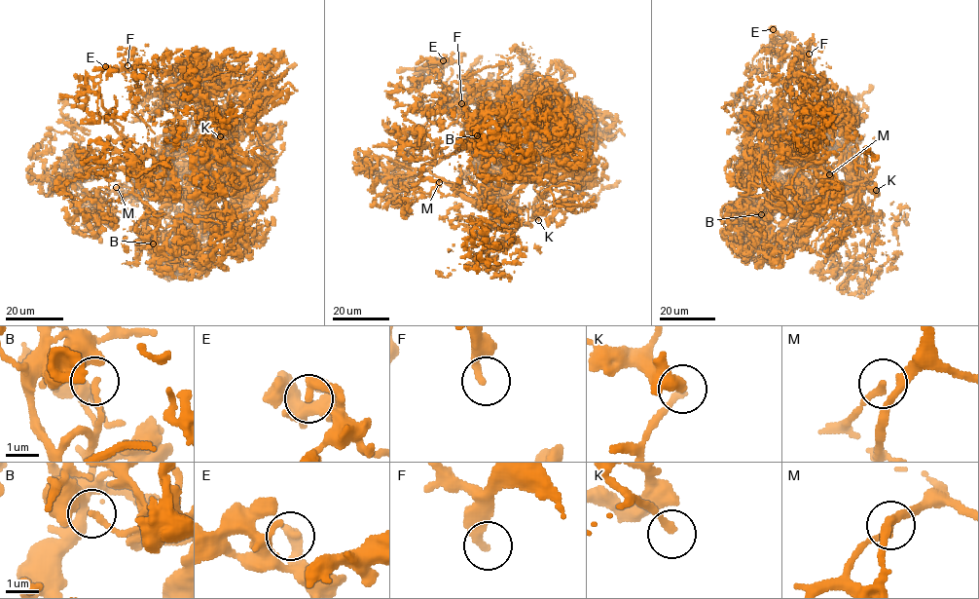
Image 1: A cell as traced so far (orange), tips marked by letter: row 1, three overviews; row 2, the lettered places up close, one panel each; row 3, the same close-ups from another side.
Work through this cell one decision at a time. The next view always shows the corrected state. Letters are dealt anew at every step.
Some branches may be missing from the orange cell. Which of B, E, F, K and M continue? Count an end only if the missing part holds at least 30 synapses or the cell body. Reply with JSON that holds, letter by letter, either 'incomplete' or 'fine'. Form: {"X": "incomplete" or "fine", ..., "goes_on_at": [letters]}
{"B": "fine", "E": "fine", "F": "incomplete", "K": "incomplete", "M": "fine", "goes_on_at": ["F", "K"]}

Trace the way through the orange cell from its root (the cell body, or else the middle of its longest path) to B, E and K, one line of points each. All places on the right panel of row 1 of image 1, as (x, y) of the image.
B: (762, 239), (769, 228), (771, 217), (761, 214)
E: (762, 239), (771, 217), (752, 182), (793, 149), (795, 109), (771, 65), (783, 41), (773, 29)
K: (762, 239), (744, 244), (757, 208), (783, 209), (804, 182), (852, 206), (861, 187), (876, 190)

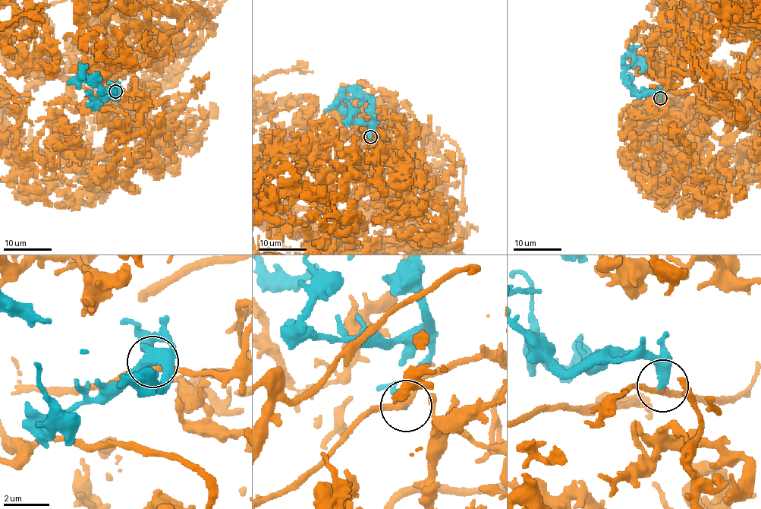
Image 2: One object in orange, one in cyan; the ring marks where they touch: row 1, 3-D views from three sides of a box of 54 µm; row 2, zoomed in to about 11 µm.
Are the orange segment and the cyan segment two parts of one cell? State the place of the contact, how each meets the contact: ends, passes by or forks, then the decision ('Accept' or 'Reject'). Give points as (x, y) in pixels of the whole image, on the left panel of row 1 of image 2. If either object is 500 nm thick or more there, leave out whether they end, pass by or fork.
Place: (115, 91). At the ring orange passes by. At the ring cyan ends. Accept

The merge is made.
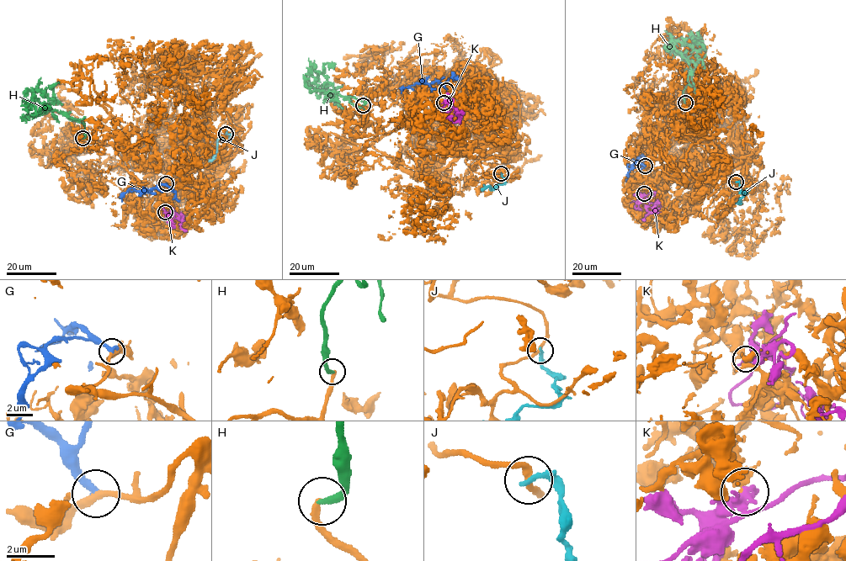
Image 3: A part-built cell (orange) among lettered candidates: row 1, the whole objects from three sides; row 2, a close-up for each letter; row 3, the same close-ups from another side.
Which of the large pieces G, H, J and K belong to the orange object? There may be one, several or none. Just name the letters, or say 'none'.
H

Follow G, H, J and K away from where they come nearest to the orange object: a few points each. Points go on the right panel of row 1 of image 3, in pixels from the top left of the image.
G: (645, 166), (636, 161), (641, 154), (643, 164)
H: (685, 103), (689, 56), (697, 39), (703, 42), (696, 37), (690, 45), (667, 45)
J: (736, 182), (740, 184), (742, 193), (748, 190), (741, 198), (741, 203)
K: (643, 193), (638, 202), (646, 198), (651, 208), (657, 210), (660, 204), (656, 204), (652, 209)

